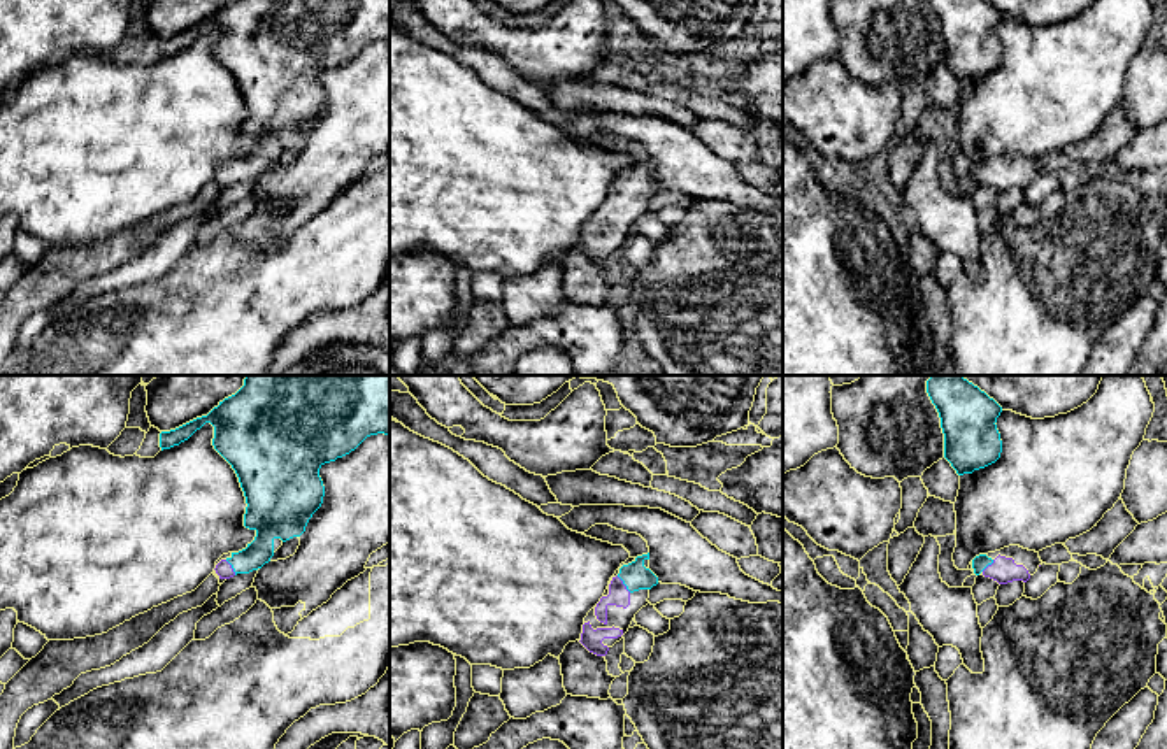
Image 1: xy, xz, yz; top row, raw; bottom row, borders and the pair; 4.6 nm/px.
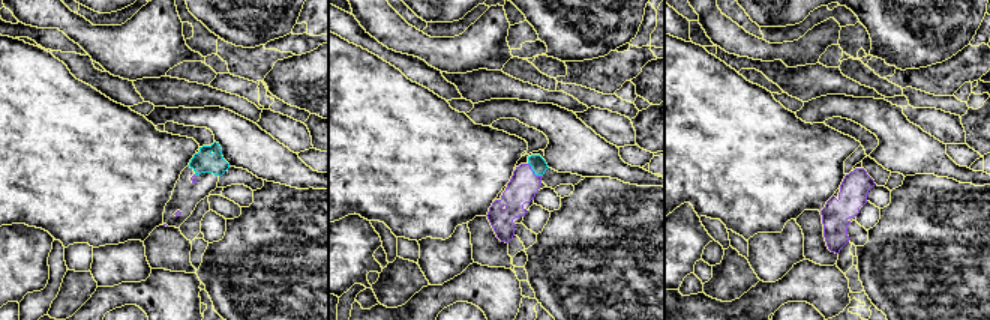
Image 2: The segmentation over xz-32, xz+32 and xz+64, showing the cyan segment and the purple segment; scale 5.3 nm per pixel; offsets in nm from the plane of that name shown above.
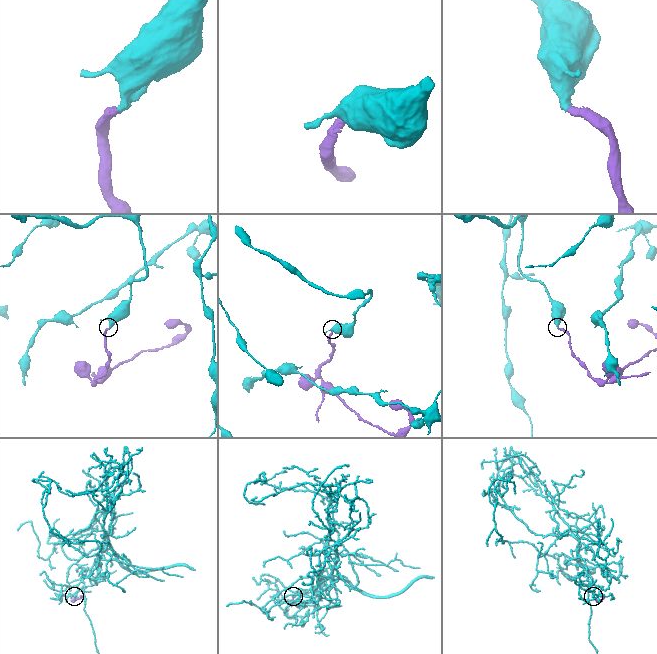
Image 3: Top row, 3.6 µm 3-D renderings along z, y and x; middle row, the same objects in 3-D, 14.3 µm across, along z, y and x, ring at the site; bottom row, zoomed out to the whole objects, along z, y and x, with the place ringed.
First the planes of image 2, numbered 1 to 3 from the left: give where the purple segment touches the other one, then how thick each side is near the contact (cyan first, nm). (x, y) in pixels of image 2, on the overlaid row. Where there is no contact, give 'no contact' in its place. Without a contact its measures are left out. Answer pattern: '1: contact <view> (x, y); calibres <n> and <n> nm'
1: no contact
2: contact xz+32 (533, 170); calibres 90 and 160 nm
3: no contact

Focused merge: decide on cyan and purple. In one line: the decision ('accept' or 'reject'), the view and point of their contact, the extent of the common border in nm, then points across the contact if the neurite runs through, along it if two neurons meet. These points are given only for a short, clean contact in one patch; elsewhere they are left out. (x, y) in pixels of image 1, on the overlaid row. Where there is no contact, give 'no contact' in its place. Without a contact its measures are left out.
accept; contact xz (623, 583); length 100 nm; way xz (636, 576), (623, 583), (618, 595)

